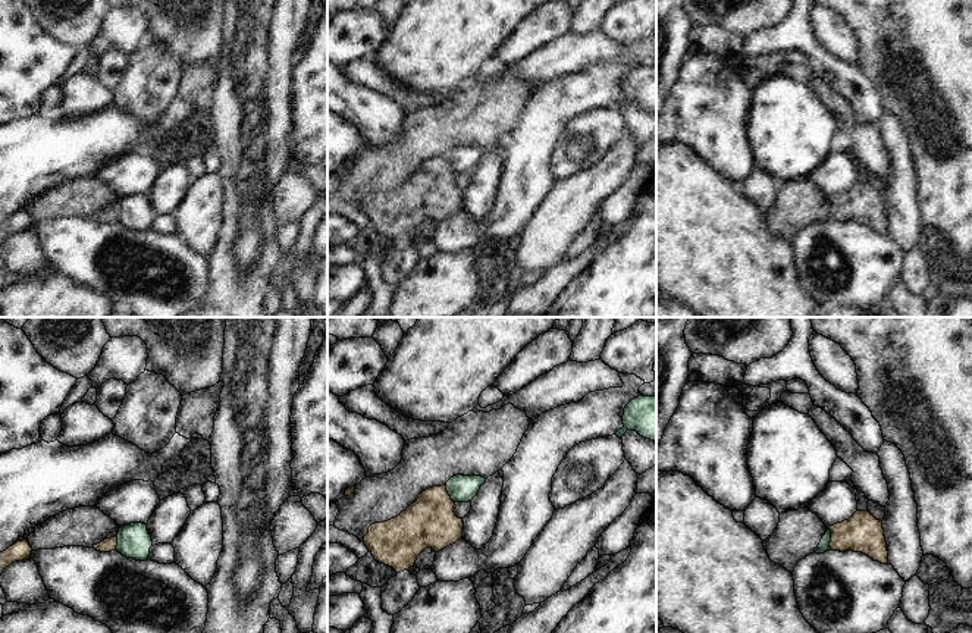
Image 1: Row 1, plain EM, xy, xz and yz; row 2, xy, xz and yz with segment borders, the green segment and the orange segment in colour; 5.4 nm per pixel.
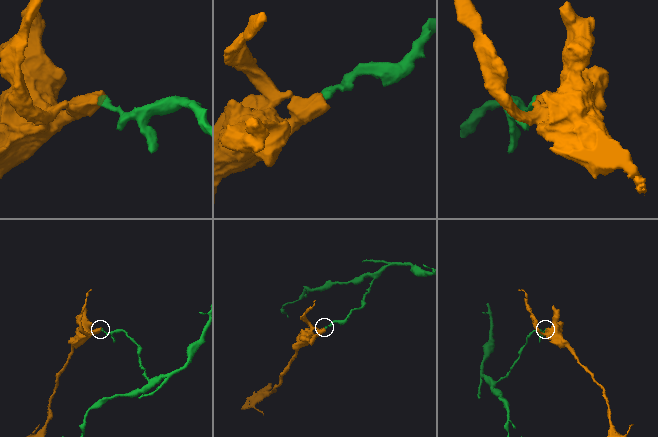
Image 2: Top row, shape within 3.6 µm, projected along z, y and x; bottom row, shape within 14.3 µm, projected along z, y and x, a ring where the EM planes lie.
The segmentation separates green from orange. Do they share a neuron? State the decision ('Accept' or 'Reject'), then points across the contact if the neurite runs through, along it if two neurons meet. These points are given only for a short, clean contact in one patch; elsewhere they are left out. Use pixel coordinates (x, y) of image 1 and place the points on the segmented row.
Reject. Boundary: yz (827, 527), (831, 548)

